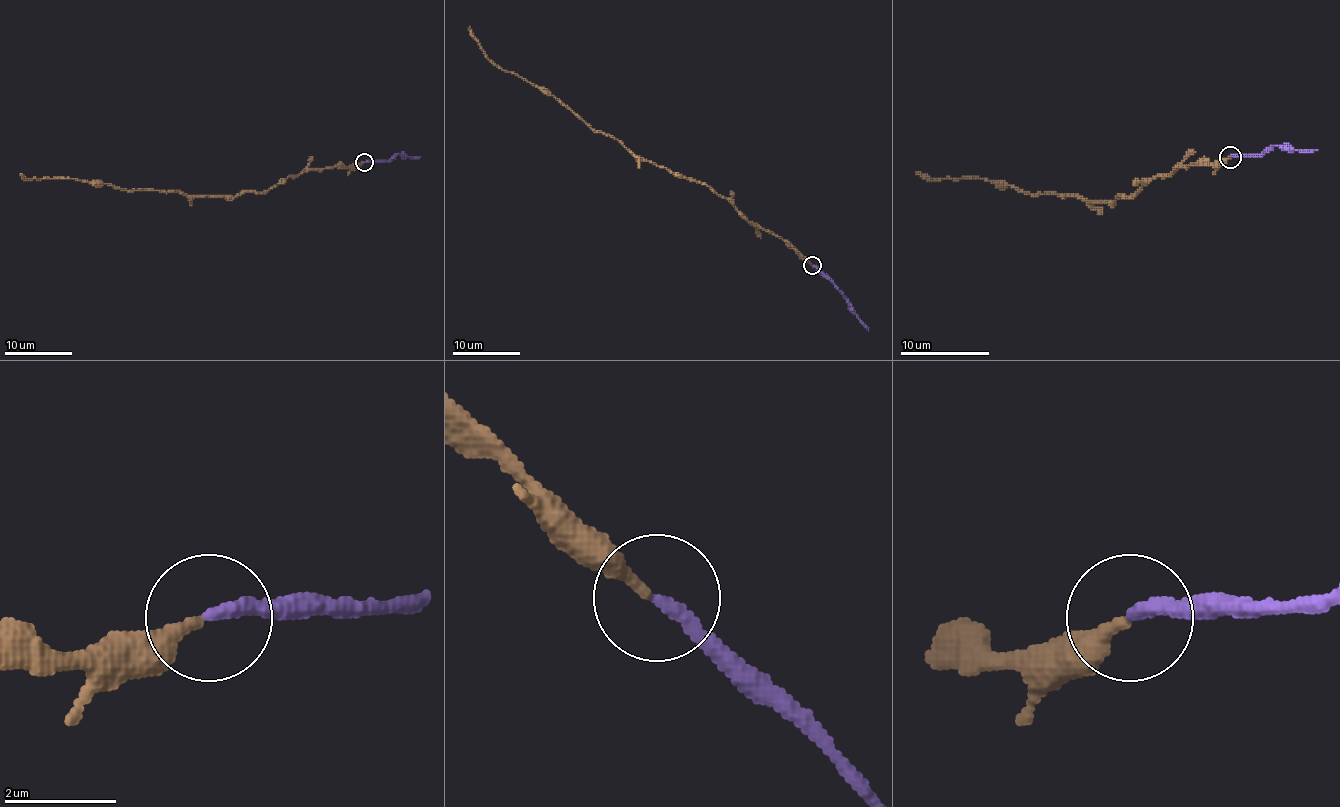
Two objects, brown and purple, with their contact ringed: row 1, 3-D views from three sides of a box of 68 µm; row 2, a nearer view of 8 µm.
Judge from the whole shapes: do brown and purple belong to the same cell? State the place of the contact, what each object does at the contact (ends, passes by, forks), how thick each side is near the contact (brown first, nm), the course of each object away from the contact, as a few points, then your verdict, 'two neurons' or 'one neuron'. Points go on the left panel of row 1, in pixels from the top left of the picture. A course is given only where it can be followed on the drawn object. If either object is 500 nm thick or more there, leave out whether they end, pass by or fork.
at (364, 162); brown ends there; purple ends there; 240 nm thick on the brown side, 240 nm on the other; brown runs (363, 162), (304, 168), (277, 185), (234, 197), (123, 190), (72, 179), (27, 179), (22, 173); purple runs (365, 162), (388, 162), (397, 153), (420, 157); one neuron

